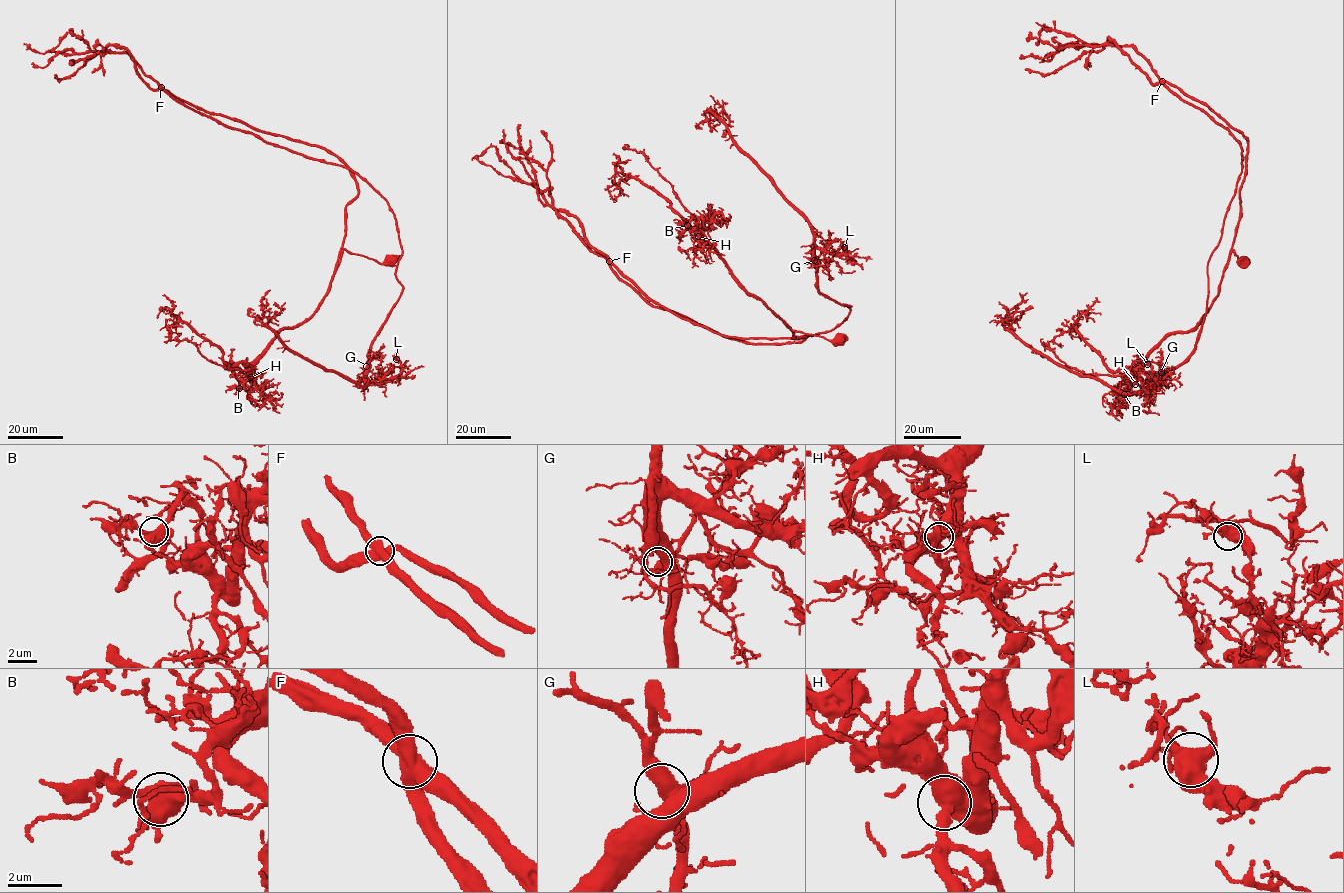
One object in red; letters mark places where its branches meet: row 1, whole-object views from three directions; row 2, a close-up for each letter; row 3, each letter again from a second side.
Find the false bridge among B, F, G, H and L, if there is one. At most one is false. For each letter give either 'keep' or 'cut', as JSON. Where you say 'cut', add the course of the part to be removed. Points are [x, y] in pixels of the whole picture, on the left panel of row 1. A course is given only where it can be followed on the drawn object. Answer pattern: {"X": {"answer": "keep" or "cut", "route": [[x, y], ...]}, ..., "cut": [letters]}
{"B": {"answer": "keep"}, "F": {"answer": "cut", "route": [[160, 87], [233, 128], [349, 167], [394, 214], [402, 292], [365, 386], [269, 329], [269, 290]]}, "G": {"answer": "keep"}, "H": {"answer": "keep"}, "L": {"answer": "keep"}, "cut": ["F"]}

